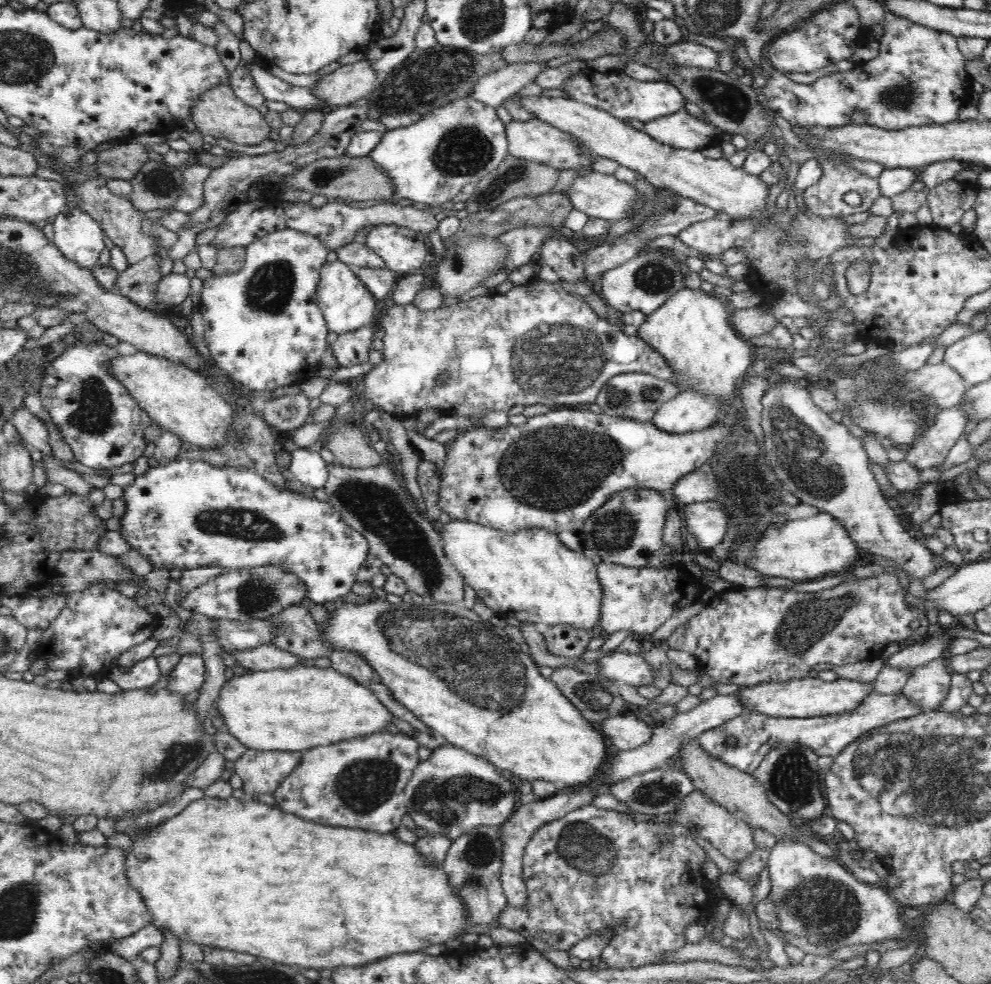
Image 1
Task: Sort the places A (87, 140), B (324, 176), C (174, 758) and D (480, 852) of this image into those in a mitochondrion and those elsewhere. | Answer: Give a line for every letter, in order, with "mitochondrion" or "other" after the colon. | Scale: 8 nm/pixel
A: other
B: mitochondrion
C: mitochondrion
D: mitochondrion

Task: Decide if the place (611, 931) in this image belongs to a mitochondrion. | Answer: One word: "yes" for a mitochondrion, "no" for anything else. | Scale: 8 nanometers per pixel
no

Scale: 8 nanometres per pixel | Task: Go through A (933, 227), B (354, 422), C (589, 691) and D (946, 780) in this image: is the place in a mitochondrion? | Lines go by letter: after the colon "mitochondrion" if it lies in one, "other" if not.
A: other
B: other
C: mitochondrion
D: mitochondrion

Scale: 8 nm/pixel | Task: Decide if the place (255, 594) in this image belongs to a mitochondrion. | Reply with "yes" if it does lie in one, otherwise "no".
yes

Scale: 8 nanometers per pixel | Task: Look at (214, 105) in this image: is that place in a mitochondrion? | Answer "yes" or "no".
no

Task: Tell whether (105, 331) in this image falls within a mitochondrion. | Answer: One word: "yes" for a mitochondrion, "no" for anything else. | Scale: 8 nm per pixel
no

